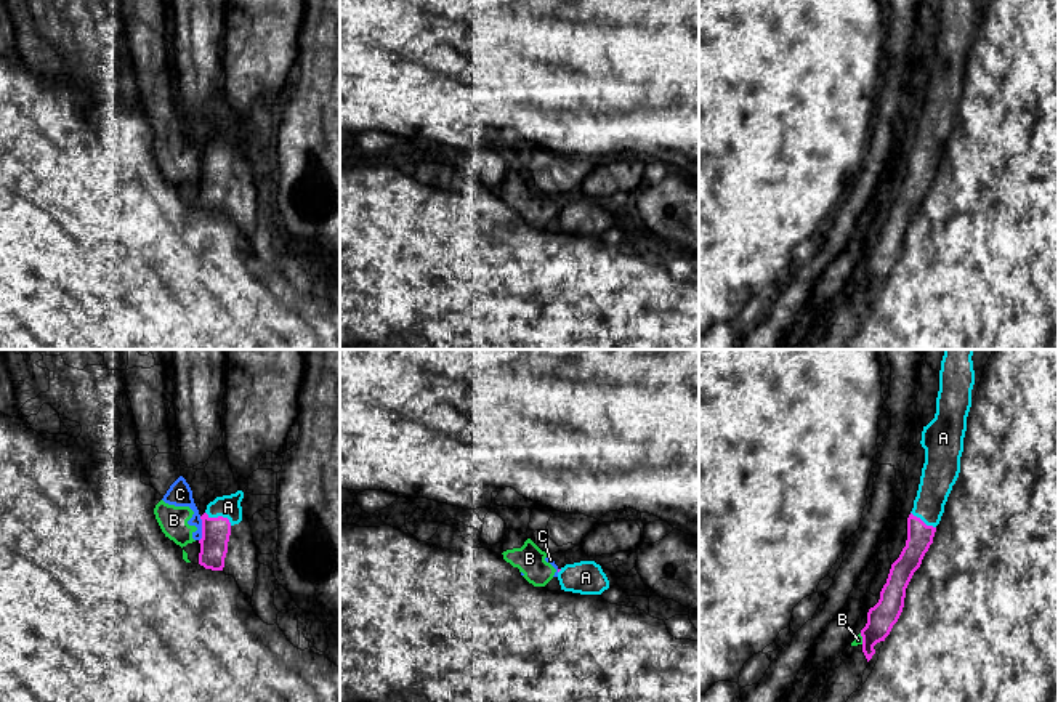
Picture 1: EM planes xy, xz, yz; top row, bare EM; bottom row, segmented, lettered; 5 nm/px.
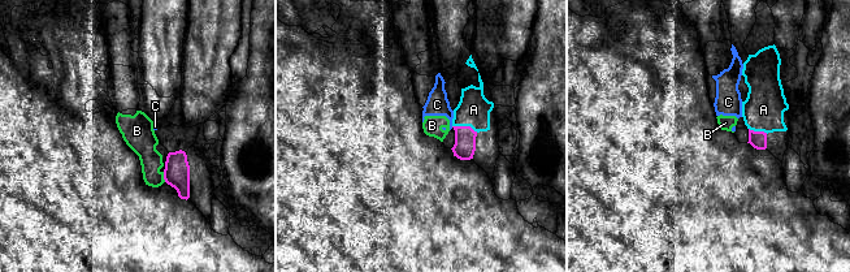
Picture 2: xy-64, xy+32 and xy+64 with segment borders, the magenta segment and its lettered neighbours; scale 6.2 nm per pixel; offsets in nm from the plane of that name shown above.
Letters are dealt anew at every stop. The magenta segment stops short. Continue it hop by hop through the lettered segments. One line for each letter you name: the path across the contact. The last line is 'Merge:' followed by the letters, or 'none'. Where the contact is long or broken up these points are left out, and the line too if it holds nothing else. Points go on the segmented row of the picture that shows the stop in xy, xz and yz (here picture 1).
A: runs through xy (215, 531), (220, 516), (228, 507)
Merge: A

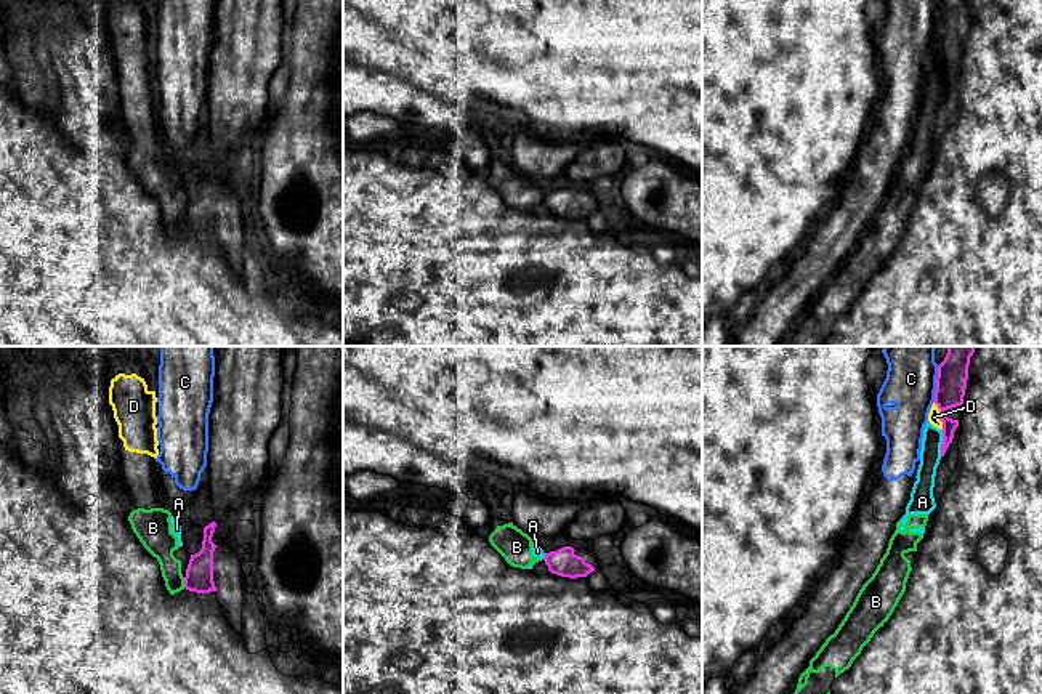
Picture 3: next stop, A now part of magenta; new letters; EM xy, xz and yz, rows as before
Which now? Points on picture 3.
Merge: none

